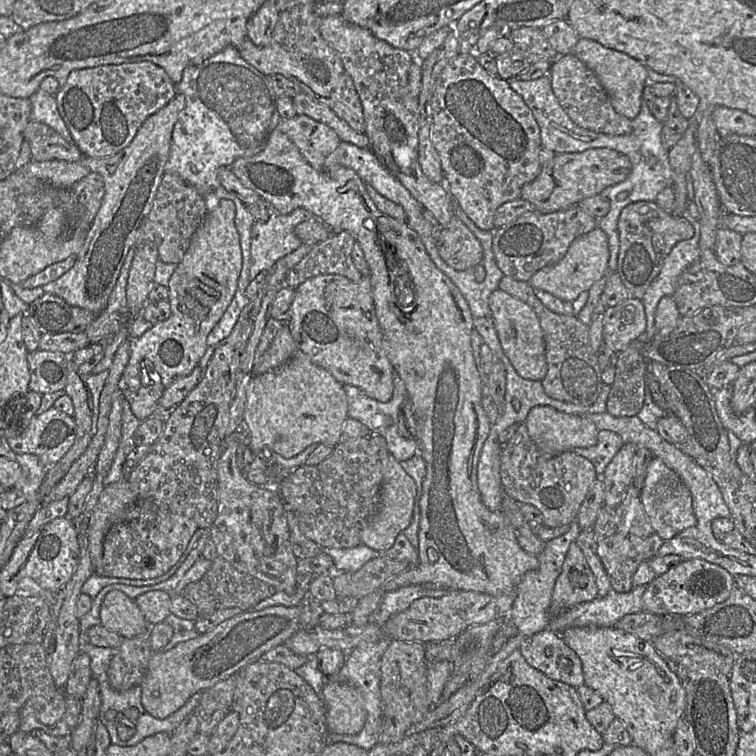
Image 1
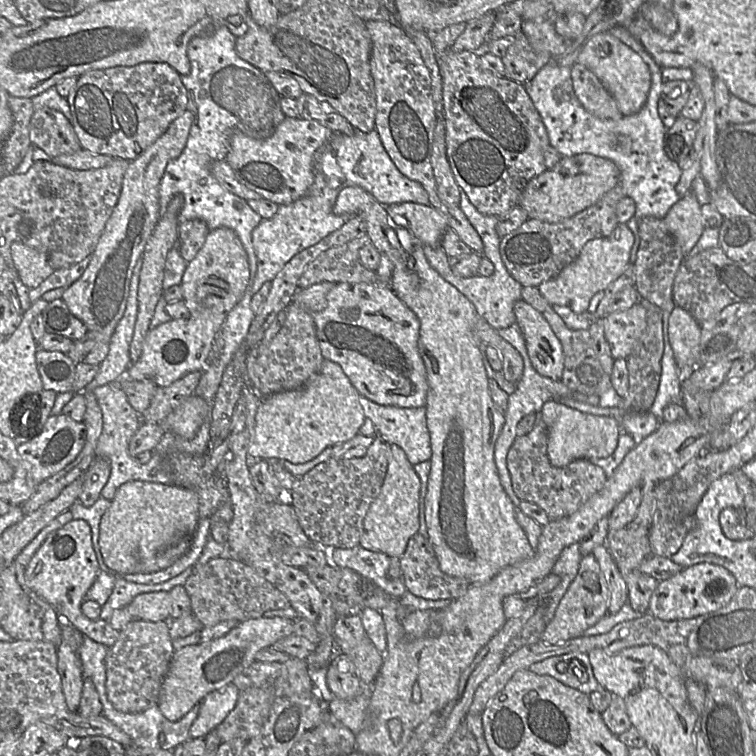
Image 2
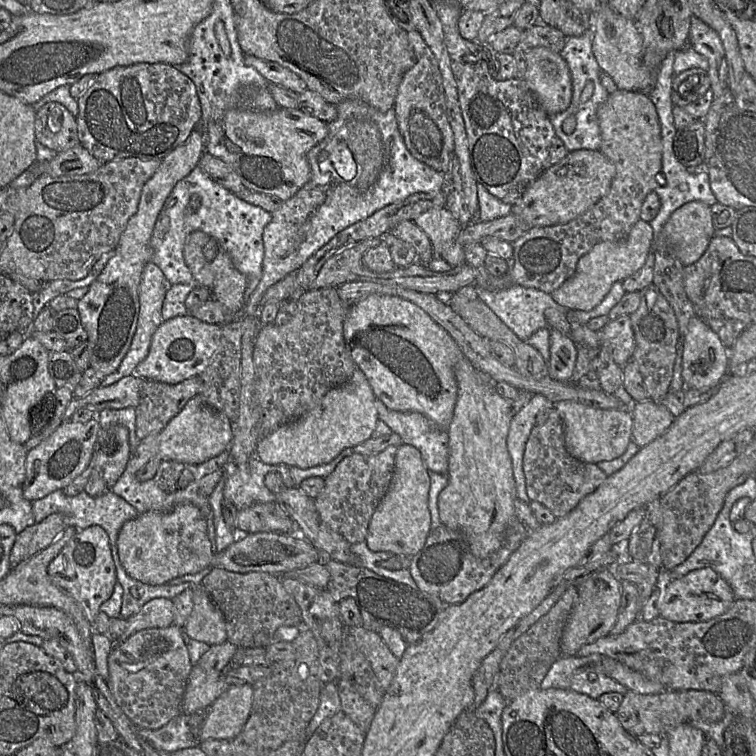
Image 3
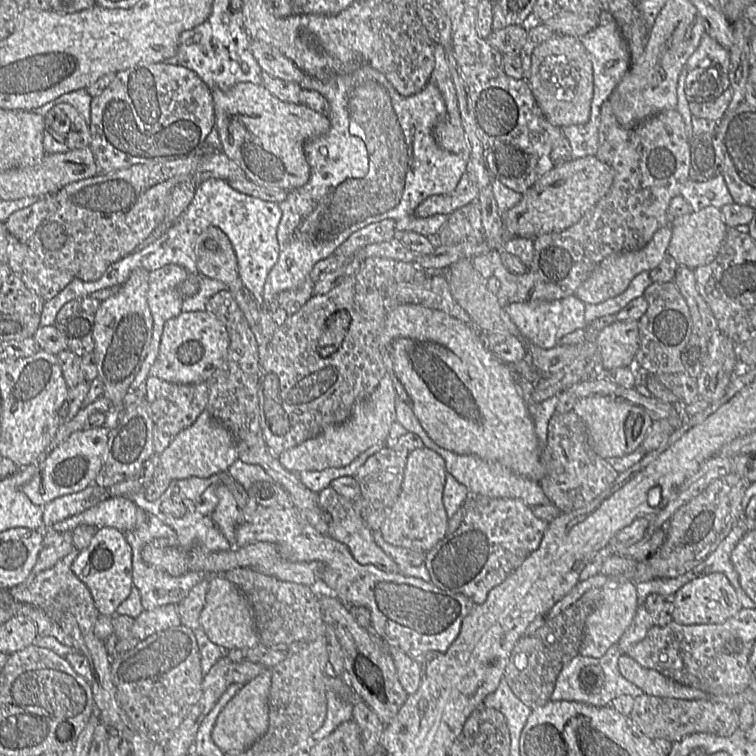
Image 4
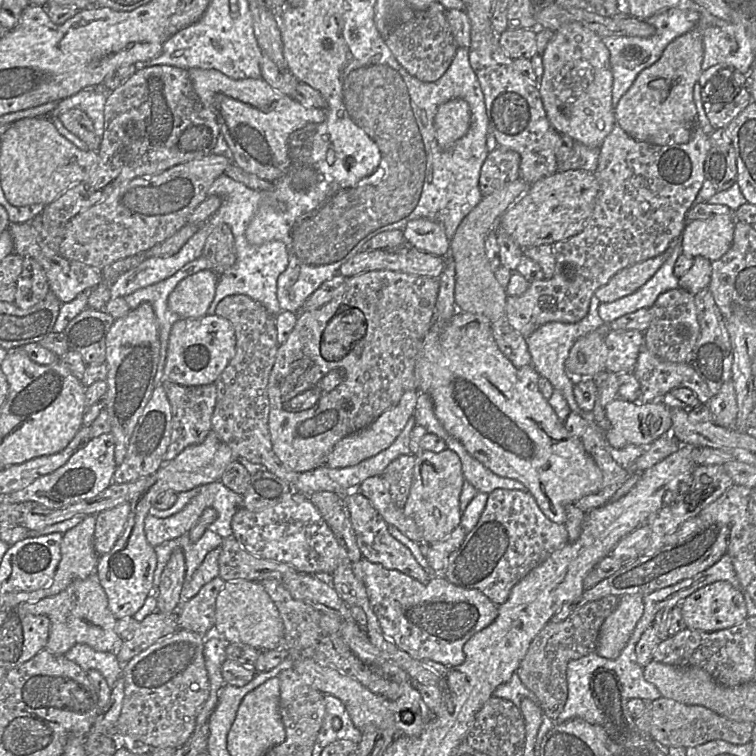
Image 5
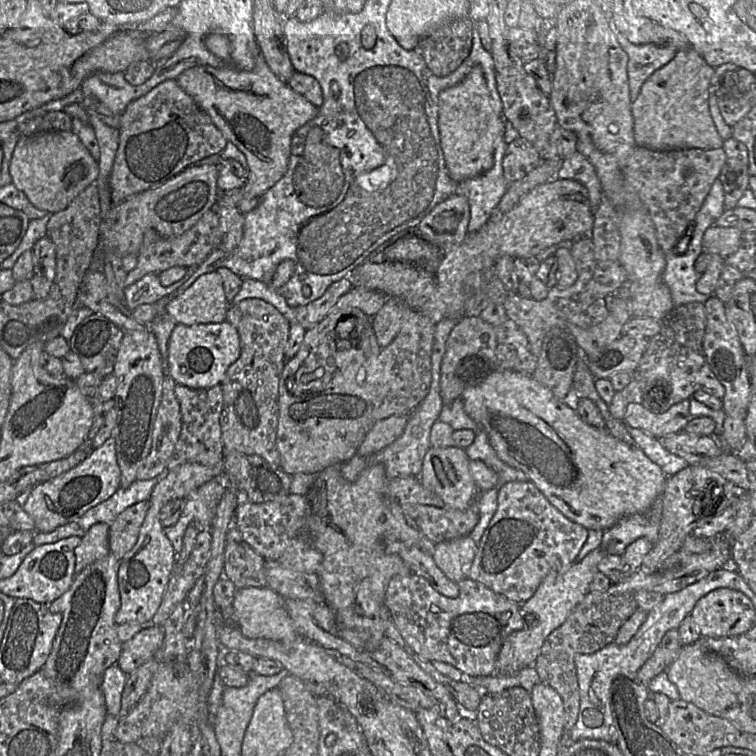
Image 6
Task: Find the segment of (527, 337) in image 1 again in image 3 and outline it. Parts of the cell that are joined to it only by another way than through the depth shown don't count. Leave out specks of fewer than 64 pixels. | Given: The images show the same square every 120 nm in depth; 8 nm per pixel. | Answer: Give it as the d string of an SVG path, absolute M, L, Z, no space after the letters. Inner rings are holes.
M556 328L549 329L549 353L547 375L552 379L569 382L578 356L577 344Z

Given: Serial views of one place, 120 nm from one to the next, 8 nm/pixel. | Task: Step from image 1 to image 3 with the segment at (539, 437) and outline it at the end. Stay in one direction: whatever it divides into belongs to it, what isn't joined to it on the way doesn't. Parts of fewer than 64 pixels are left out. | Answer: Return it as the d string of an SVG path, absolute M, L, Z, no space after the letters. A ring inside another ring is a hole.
M560 401L554 407L564 423L566 450L580 461L597 464L616 459L632 441L633 418L629 411L593 408L576 401Z

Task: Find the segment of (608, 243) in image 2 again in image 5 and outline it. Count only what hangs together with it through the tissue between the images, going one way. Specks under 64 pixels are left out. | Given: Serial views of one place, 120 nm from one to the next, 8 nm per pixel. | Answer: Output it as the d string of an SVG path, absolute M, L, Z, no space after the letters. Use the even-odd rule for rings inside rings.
M672 241L663 253L622 269L606 285L597 289L594 296L601 303L608 303L633 294L661 268L674 245L675 241Z

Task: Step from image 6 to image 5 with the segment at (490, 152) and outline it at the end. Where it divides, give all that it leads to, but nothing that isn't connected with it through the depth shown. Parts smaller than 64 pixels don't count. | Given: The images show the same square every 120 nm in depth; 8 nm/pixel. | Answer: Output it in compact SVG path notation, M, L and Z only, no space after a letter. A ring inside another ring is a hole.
M453 99L441 104L434 118L434 129L438 145L450 149L469 130L471 111L467 101Z

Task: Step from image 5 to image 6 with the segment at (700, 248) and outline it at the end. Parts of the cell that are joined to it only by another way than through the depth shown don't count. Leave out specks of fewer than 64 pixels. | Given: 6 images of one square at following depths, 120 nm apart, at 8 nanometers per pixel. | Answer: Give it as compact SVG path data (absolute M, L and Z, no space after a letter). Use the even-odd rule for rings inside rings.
M713 225L703 234L702 247L704 252L726 258L734 254L740 247L743 231L736 227Z

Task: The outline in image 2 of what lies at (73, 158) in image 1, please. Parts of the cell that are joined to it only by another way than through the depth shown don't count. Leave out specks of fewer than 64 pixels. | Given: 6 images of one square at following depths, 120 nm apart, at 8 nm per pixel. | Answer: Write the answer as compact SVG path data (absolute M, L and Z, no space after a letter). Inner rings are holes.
M48 107L33 112L29 139L33 146L43 150L51 159L82 149L70 120Z

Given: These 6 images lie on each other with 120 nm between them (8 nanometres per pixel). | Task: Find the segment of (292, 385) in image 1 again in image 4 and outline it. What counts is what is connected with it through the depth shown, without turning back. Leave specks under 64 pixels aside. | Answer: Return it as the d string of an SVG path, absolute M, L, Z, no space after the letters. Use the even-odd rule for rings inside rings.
M387 374L373 393L358 402L350 417L342 424L326 428L316 437L282 452L277 458L287 470L320 471L327 468L338 468L349 465L360 454L376 444L384 444L388 439L391 425L395 420L397 393L394 383Z

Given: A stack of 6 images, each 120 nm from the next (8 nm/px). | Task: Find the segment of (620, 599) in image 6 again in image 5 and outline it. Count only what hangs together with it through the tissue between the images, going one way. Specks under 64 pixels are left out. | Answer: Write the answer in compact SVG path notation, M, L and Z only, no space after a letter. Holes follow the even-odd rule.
M606 596L589 602L572 612L565 620L547 624L532 640L516 674L535 695L544 715L559 721L568 698L567 667L569 661L595 652L600 628L605 619L617 608L619 597Z

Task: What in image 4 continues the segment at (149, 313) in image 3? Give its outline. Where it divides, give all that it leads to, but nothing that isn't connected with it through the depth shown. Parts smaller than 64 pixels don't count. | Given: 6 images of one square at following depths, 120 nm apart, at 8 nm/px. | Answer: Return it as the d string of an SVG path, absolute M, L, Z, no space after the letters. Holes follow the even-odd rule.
M169 264L149 272L147 303L153 318L152 340L133 388L145 383L159 354L161 336L165 323L182 313L183 297L180 286L191 275L185 268Z

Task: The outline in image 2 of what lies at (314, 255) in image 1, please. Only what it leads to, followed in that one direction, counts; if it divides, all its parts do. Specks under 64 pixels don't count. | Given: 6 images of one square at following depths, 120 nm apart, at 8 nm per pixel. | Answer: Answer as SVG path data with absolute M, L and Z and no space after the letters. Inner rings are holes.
M359 234L345 244L324 251L308 264L298 286L303 289L323 282L378 282L377 273L365 268L359 258L359 250L369 242L367 234Z

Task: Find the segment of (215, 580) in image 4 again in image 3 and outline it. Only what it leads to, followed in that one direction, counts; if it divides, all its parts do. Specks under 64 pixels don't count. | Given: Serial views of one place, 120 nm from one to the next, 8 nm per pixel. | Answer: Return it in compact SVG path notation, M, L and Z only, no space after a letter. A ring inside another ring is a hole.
M200 584L193 590L194 607L182 631L210 646L226 642L228 636L222 612Z

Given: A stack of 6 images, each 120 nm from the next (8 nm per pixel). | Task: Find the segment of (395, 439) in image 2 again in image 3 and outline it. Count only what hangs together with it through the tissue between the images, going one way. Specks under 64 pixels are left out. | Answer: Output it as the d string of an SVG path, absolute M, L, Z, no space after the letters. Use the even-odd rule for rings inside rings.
M377 398L375 400L375 407L377 409L379 419L384 421L393 433L398 434L403 443L413 445L420 451L422 459L429 471L435 471L447 475L449 449L448 434L446 430L437 426L428 417L421 413L390 409Z

